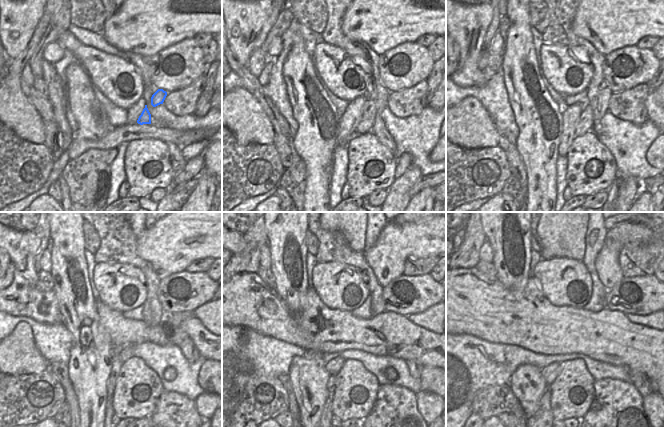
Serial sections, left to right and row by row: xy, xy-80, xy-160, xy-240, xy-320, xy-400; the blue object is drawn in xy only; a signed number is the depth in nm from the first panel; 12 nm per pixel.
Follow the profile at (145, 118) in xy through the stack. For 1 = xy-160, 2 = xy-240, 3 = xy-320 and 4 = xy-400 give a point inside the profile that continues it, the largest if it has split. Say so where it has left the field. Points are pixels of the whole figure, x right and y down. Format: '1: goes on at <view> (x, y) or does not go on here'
1: goes on at xy-160 (585, 124)
2: goes on at xy-240 (127, 352)
3: goes on at xy-320 (333, 367)
4: goes on at xy-400 (550, 372)

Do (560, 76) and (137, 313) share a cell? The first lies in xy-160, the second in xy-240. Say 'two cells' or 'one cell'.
two cells

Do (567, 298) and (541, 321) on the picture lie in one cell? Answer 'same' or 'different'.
different

